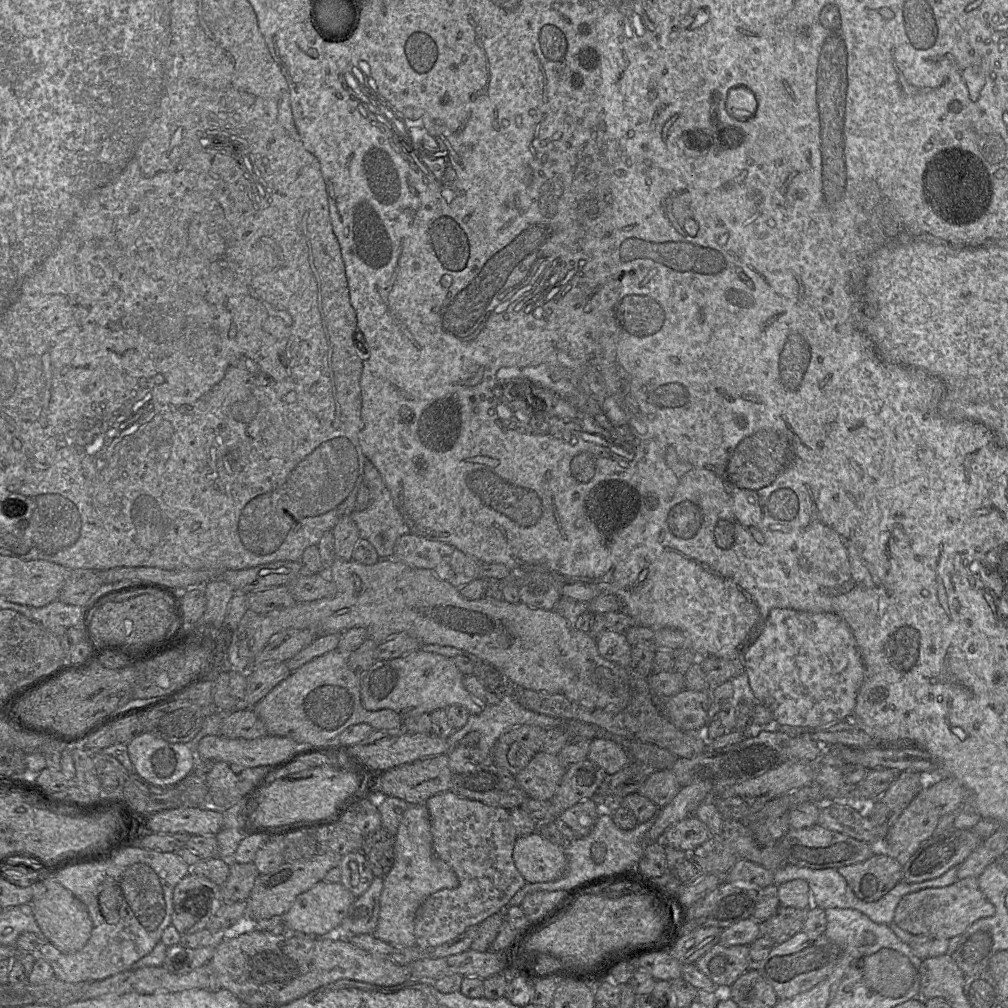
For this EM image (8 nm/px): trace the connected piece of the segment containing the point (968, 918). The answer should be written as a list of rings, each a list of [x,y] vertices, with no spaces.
[[[967,877],[945,887],[924,888],[906,894],[895,909],[893,923],[913,935],[936,935],[950,939],[961,935],[978,919],[994,914],[995,907],[980,890],[978,877]]]

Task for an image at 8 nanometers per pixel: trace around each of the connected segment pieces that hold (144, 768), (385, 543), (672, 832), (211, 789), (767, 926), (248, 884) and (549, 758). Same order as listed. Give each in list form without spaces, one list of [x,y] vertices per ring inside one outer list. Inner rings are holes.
[[[147,731],[137,734],[127,744],[127,749],[134,772],[148,783],[157,786],[177,784],[193,771],[197,763],[195,751],[189,744],[170,743]]]
[[[367,458],[364,465],[364,477],[362,483],[366,485],[369,490],[369,505],[363,511],[352,511],[350,517],[359,530],[360,538],[367,540],[374,547],[379,556],[379,560],[388,559],[393,555],[396,541],[401,536],[409,534],[410,529],[396,509],[390,491],[385,485],[379,471]]]
[[[694,815],[671,826],[662,836],[665,847],[694,852],[711,838],[708,827]]]
[[[223,761],[210,764],[206,774],[208,793],[199,808],[224,812],[243,799],[250,788],[268,771],[268,766],[234,771]]]
[[[779,906],[767,920],[759,922],[760,935],[780,944],[803,930],[806,910]]]
[[[230,861],[230,872],[226,882],[219,887],[217,897],[221,902],[244,901],[250,895],[259,871],[252,863]]]
[[[539,752],[515,778],[528,797],[535,800],[551,800],[566,771],[566,765],[558,755]]]

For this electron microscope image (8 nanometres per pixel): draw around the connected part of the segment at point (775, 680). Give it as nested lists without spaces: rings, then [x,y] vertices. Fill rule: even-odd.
[[[773,608],[767,617],[757,640],[744,652],[742,662],[748,674],[749,683],[759,704],[765,706],[773,717],[773,727],[819,727],[822,725],[849,720],[856,706],[856,698],[864,679],[864,664],[856,639],[847,623],[838,615],[828,612],[805,612],[790,608]]]

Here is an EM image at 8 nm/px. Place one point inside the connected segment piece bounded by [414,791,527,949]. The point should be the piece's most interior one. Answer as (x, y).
(476, 840)

